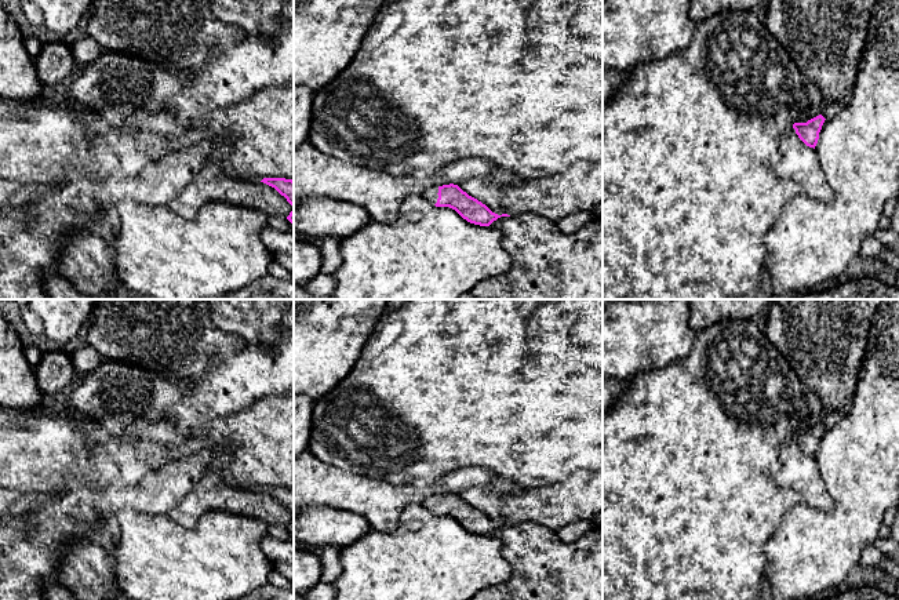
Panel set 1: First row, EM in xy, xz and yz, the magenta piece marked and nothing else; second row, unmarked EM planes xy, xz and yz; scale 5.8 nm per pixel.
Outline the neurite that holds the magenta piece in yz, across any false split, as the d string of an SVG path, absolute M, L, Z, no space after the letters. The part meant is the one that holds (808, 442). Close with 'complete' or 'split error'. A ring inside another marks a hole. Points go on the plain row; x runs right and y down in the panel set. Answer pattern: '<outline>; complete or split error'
M802 421L796 426L793 437L796 439L796 443L798 444L798 447L807 455L815 458L819 448L819 441L822 439L825 429L826 428L822 423L809 429L808 423Z; split error

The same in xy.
M263 487L261 491L274 497L292 514L287 528L294 532L294 490L285 487Z; complete

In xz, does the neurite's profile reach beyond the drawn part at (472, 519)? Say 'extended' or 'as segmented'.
extended

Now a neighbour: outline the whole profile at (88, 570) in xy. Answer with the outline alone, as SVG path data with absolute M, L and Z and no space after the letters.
M80 537L62 559L57 581L79 600L114 600L119 588L112 549Z

